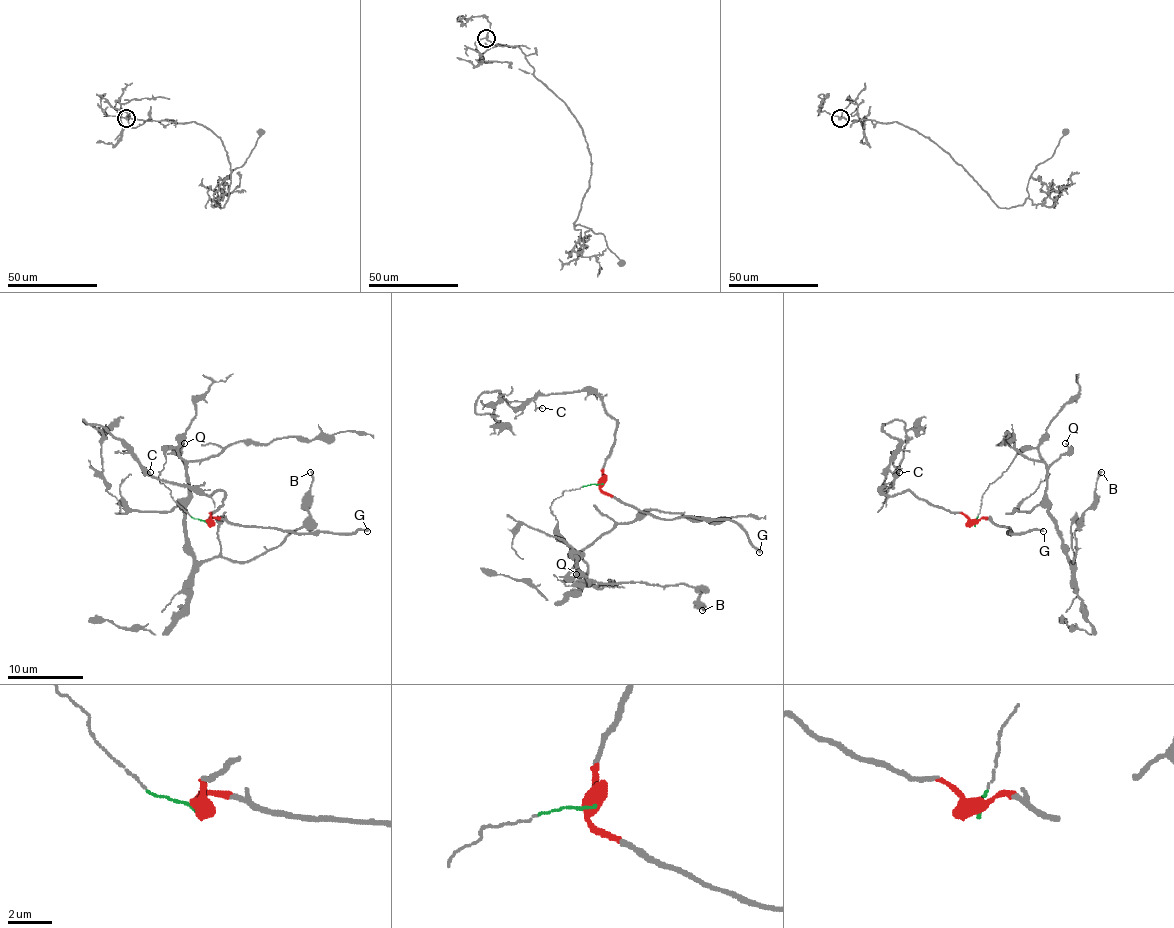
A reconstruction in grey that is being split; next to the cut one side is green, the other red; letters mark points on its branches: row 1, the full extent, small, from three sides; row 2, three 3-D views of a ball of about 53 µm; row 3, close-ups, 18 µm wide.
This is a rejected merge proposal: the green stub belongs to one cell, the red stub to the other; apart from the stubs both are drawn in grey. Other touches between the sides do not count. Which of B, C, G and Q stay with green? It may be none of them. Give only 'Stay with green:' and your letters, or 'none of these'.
Stay with green: B, Q

